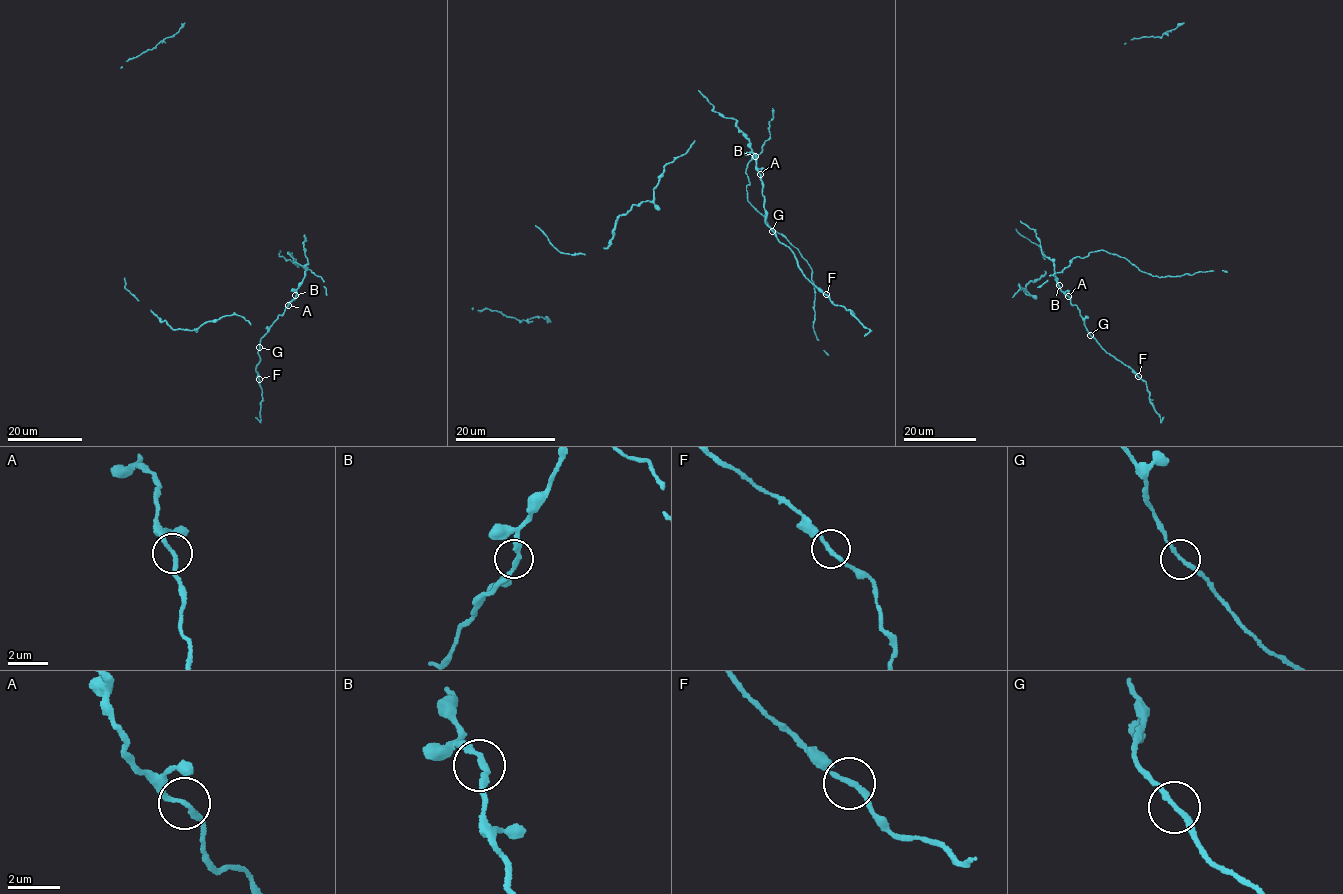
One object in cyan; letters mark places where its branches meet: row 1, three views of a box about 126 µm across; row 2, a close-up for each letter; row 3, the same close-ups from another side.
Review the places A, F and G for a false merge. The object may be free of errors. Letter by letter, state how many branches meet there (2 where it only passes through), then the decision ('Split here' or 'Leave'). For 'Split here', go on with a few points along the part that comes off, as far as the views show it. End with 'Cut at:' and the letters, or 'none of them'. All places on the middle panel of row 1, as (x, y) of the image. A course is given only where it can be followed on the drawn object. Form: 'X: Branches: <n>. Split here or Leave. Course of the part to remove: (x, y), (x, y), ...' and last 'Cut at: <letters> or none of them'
A: Branches: 2. Leave
F: Branches: 2. Leave
G: Branches: 2. Leave
Cut at: none of them

